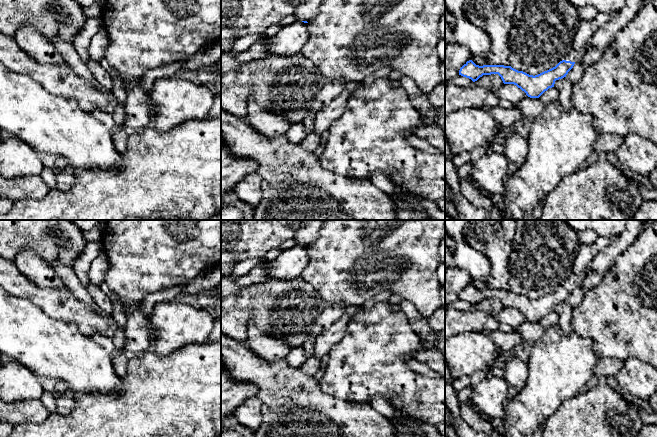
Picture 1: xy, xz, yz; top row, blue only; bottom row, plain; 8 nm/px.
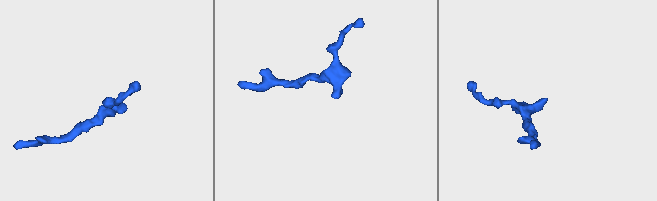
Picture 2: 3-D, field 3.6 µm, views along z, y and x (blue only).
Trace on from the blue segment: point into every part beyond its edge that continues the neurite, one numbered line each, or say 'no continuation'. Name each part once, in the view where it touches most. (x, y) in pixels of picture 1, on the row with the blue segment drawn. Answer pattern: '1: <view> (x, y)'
1: yz (585, 30)

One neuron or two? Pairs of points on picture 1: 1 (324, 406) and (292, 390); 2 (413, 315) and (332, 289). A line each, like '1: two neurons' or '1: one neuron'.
1: one neuron
2: two neurons

